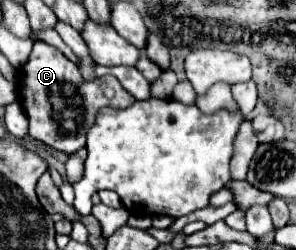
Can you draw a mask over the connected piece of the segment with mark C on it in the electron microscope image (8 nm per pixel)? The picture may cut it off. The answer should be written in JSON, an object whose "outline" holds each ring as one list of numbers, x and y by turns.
{"outline":[[34,42,28,62,18,72,18,94,30,118,30,136,66,154,74,154,86,146,88,128,92,128,100,108,128,108,136,102,136,98,122,88,116,76,108,74,94,82,86,82,80,76,78,66,46,42]]}

